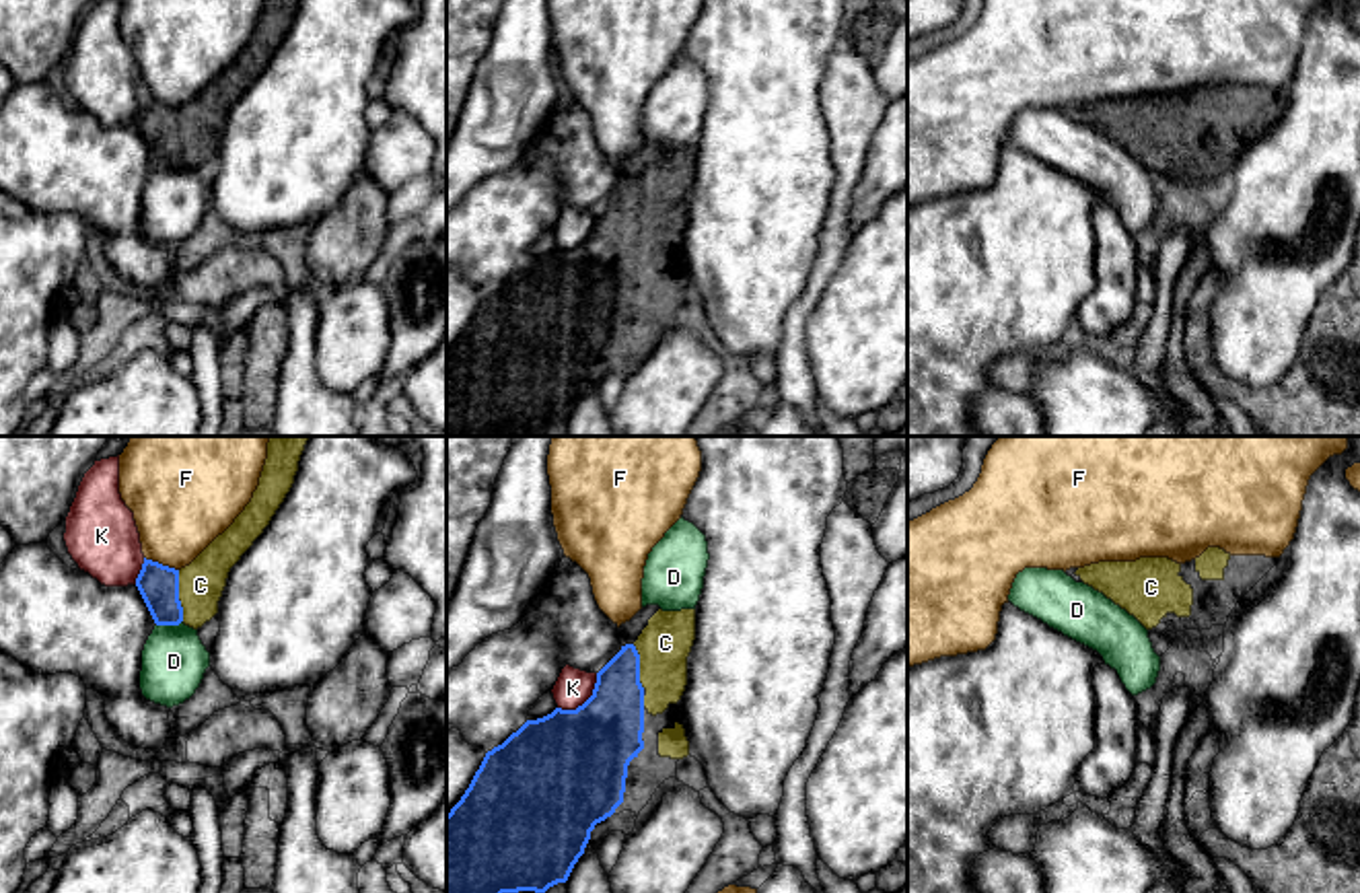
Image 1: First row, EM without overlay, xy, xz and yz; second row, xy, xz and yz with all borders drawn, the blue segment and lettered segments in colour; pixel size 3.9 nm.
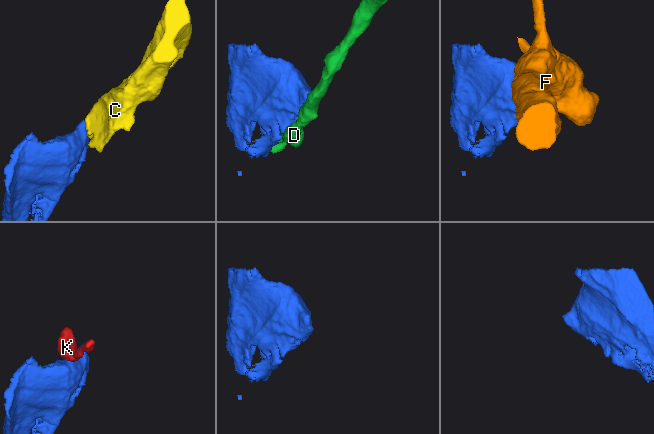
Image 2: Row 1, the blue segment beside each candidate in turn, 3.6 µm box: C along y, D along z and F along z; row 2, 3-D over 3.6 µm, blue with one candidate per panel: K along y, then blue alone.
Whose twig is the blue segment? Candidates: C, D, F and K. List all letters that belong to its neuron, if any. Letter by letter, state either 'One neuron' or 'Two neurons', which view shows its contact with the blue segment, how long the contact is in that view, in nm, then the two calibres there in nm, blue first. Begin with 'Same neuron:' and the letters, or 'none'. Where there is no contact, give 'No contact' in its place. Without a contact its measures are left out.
Same neuron: C
C: One neuron. Touches blue in xy. Shared border 200 nm. Thickness 160 nm (blue) against 180 nm
D: Two neurons. Touches blue in xy. Shared border 110 nm. Thickness 160 nm (blue) against 260 nm
F: Two neurons. Touches blue in xy. Shared border 150 nm. Thickness 160 nm (blue) against 360 nm
K: Two neurons. Touches blue in xz. Shared border 220 nm. Thickness 420 nm (blue) against 140 nm

